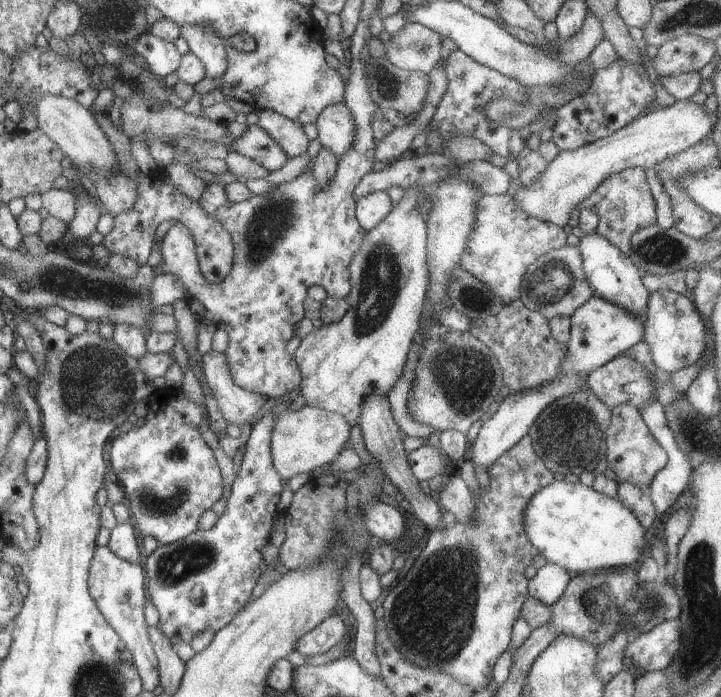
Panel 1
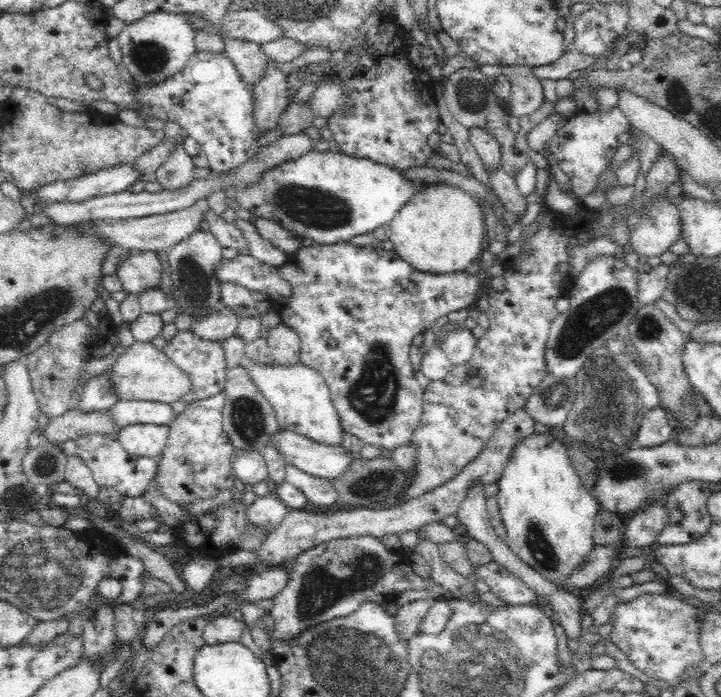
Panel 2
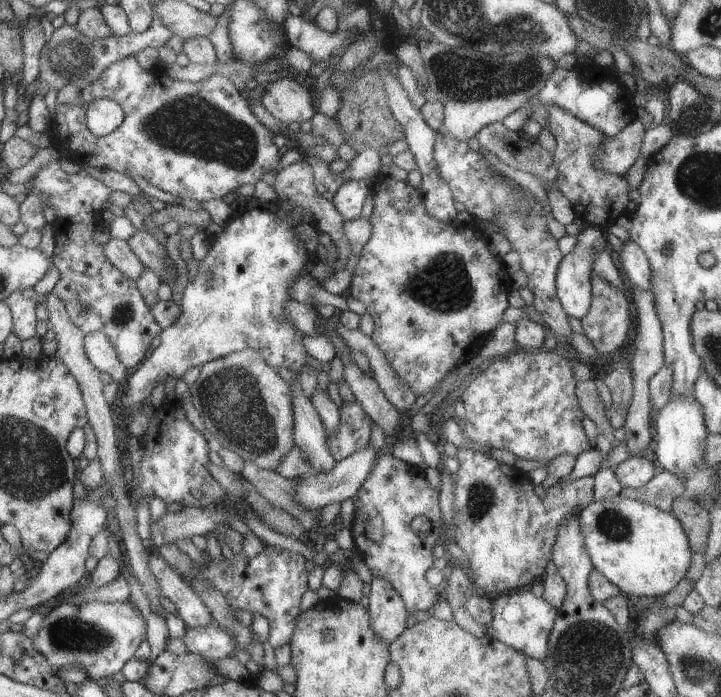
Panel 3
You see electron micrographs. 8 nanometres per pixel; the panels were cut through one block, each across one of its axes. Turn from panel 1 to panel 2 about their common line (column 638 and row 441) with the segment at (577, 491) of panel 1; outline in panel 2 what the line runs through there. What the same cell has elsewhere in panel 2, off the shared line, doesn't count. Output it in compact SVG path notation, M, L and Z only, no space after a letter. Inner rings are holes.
M538 428L536 432L532 433L530 436L524 437L515 447L512 456L509 458L510 462L504 468L502 476L497 479L499 491L496 494L497 503L501 512L501 517L503 518L503 523L506 529L506 544L510 547L510 551L520 559L520 561L530 565L538 574L542 575L544 579L554 583L554 585L560 586L562 588L563 582L584 562L586 556L595 547L595 542L593 539L593 530L596 514L600 509L598 502L592 496L592 493L582 484L580 477L576 474L575 469L570 465L568 461L568 455L566 455L566 449L564 449L564 444L554 436L551 436L546 429Z

